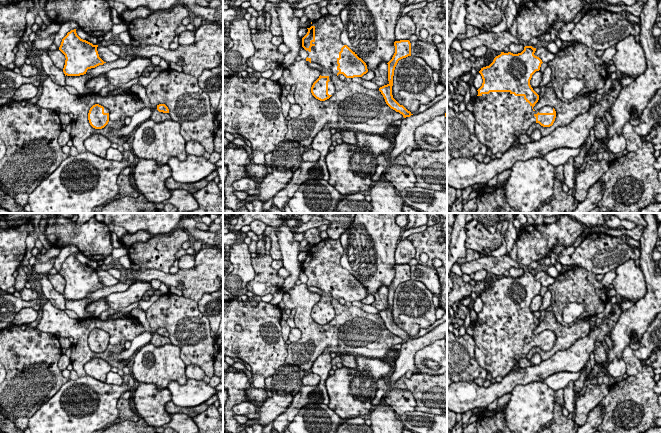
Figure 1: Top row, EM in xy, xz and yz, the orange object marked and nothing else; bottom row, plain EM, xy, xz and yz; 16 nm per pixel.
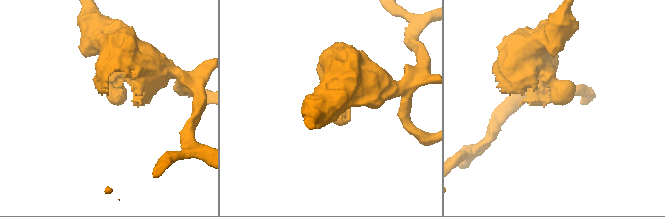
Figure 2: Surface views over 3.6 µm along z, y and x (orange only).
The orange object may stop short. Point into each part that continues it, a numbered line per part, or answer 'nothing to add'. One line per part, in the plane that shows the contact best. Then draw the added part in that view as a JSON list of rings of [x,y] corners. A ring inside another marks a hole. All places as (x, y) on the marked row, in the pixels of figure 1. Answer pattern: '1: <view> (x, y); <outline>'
1: yz (500, 117); [[[490,92],[473,99],[473,115],[475,118],[475,135],[480,143],[487,146],[492,154],[504,154],[519,135],[526,134],[532,124],[536,124],[537,113],[553,113],[551,106],[544,106],[534,111],[524,96],[515,96],[510,92]]]

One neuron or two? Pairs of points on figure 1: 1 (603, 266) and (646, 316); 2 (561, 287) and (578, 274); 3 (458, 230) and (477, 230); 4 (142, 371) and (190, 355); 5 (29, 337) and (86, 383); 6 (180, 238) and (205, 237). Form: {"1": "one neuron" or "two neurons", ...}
{"1": "two neurons", "2": "one neuron", "3": "two neurons", "4": "two neurons", "5": "two neurons", "6": "two neurons"}

